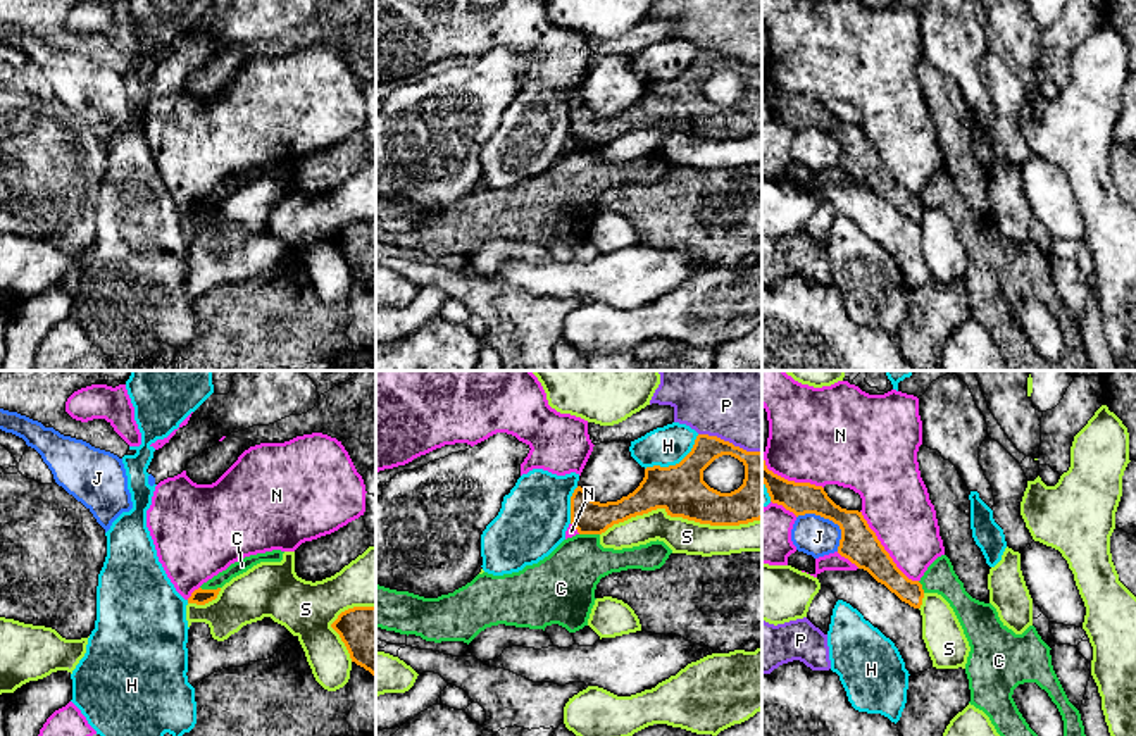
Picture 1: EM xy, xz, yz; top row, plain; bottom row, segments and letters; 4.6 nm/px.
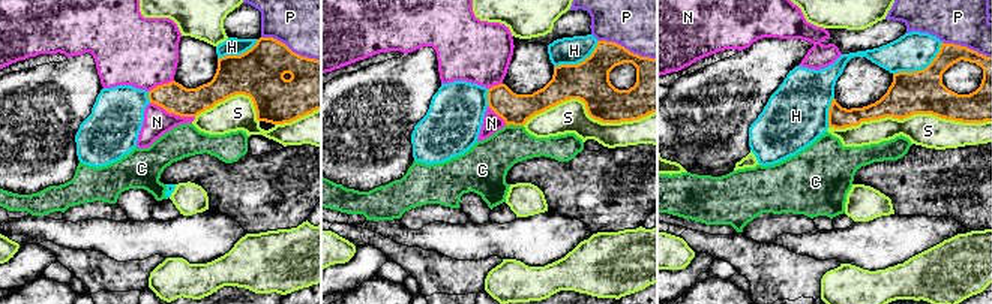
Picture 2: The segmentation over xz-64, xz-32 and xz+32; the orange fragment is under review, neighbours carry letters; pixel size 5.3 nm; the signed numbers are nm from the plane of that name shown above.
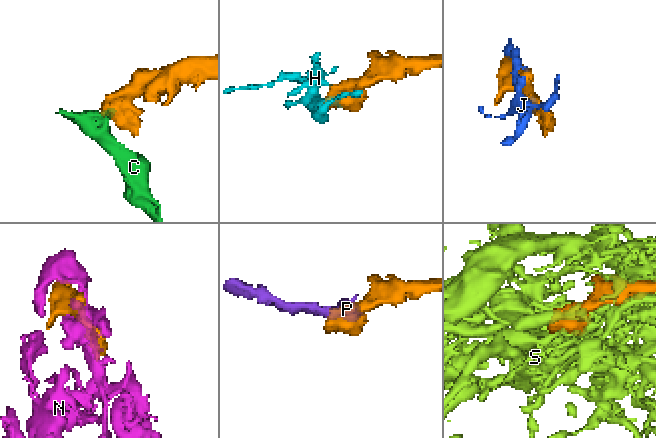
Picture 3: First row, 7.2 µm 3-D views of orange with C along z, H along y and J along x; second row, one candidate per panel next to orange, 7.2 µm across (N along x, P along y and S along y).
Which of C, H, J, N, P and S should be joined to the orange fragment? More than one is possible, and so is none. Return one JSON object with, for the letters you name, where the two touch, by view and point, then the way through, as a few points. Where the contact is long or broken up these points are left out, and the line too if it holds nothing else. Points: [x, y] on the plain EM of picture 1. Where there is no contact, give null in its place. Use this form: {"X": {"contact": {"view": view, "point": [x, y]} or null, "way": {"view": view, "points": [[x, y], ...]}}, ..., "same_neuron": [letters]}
{"same_neuron": []}

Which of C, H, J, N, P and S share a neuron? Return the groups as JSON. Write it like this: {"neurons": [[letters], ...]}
{"neurons": [["C"], ["H", "S"], ["J"], ["N"], ["P"]]}

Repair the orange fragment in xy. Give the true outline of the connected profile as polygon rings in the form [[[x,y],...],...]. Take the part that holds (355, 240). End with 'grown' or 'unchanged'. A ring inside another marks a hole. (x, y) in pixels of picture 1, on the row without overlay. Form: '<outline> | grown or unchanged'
[[[376,221],[348,222],[331,241],[340,248],[352,276],[376,291]]] | unchanged

